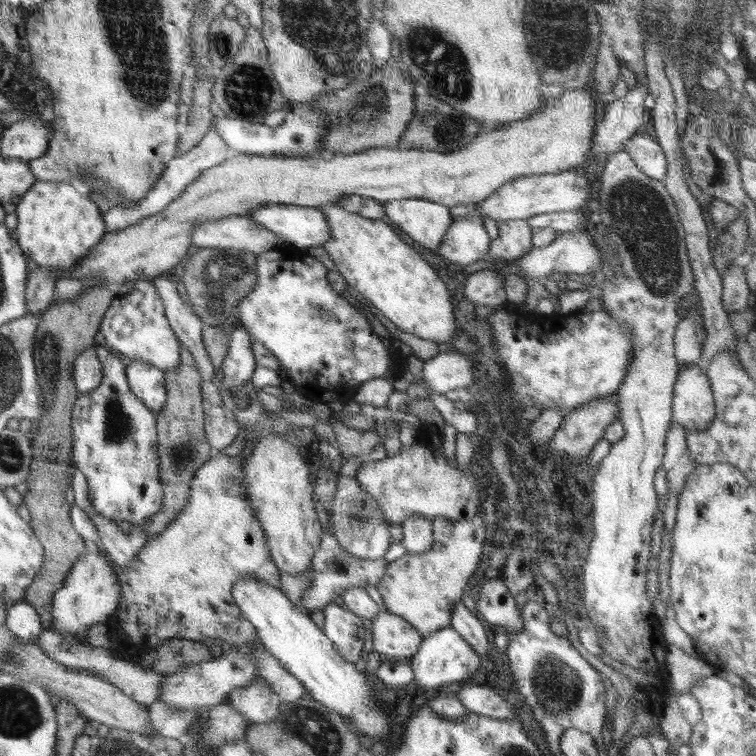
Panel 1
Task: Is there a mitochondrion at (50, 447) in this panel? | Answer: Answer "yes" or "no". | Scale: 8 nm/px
yes

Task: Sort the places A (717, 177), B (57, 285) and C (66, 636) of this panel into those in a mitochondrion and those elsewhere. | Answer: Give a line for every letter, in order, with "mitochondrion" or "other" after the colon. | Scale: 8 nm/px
A: other
B: other
C: other

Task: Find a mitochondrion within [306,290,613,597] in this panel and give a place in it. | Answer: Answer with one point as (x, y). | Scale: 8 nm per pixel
(321, 312)

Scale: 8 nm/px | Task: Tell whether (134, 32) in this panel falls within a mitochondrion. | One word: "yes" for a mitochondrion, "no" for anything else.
yes

